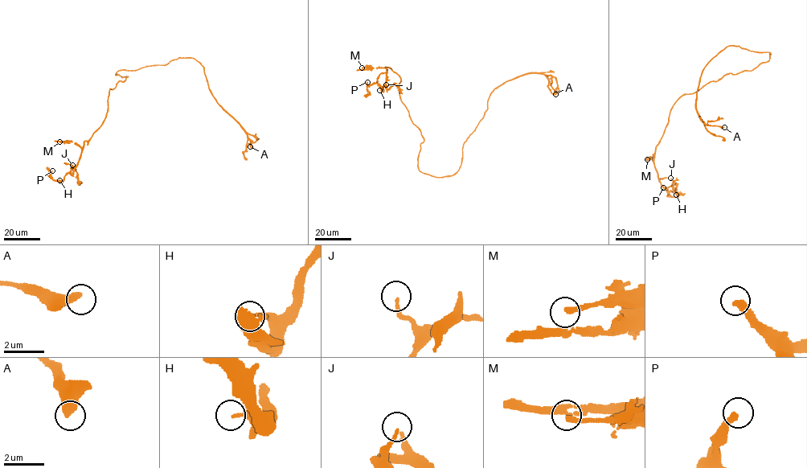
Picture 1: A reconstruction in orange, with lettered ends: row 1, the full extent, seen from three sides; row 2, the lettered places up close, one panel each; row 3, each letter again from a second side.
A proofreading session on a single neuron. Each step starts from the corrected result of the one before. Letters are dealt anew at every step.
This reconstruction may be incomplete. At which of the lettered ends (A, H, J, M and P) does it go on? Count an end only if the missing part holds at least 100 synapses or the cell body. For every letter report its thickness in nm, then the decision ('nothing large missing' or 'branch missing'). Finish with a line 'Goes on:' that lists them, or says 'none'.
A: 480 nm thick; nothing large missing
H: 160 nm thick; nothing large missing
J: 150 nm thick; nothing large missing
M: 240 nm thick; nothing large missing
P: 320 nm thick; nothing large missing
Goes on: none

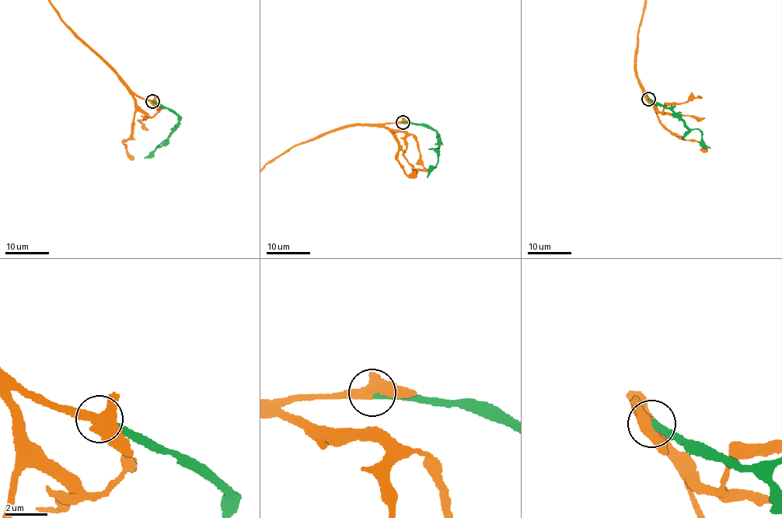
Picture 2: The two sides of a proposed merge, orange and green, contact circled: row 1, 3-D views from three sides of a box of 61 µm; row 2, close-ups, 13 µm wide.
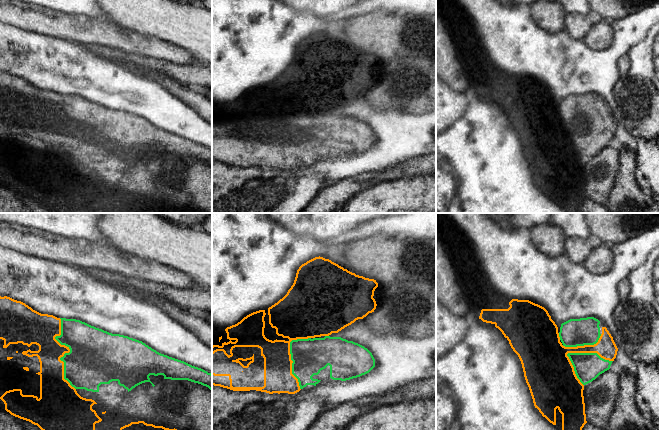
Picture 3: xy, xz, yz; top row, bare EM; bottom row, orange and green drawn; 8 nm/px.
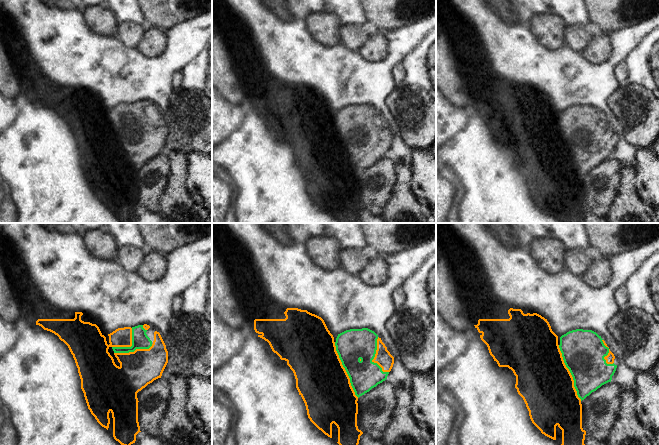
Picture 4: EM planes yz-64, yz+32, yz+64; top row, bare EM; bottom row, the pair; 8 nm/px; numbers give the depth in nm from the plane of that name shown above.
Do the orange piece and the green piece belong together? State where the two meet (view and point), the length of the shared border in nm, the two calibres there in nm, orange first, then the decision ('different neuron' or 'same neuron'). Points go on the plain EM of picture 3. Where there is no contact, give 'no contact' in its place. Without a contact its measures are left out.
xy (68, 128) | 600 nm | 200/440 nm | same neuron

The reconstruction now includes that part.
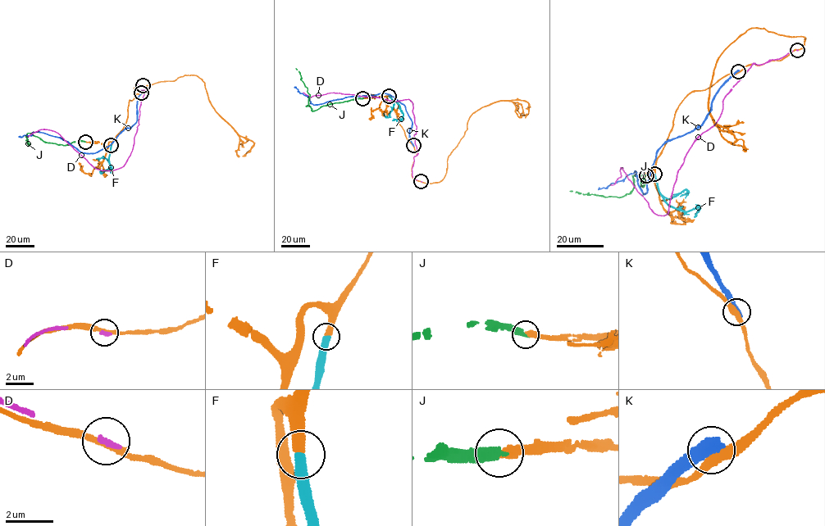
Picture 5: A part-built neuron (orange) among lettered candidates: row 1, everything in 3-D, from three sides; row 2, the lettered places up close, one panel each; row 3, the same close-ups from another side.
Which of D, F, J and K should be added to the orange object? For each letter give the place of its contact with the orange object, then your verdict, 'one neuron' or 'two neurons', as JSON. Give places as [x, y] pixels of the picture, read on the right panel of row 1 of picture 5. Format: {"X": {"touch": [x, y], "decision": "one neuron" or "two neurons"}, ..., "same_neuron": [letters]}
{"D": {"touch": [797, 50], "decision": "two neurons"}, "F": {"touch": [654, 174], "decision": "one neuron"}, "J": {"touch": [646, 175], "decision": "one neuron"}, "K": {"touch": [738, 71], "decision": "two neurons"}, "same_neuron": ["F", "J"]}

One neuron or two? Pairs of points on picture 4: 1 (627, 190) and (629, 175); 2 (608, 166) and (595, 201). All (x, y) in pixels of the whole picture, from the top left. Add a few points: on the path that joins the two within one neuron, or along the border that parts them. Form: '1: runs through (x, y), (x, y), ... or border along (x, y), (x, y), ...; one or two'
1: runs through (627, 186), (627, 179); one
2: runs through (605, 175), (601, 183), (600, 192); one

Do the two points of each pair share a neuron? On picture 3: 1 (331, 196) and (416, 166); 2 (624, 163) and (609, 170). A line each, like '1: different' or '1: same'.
1: same
2: different

